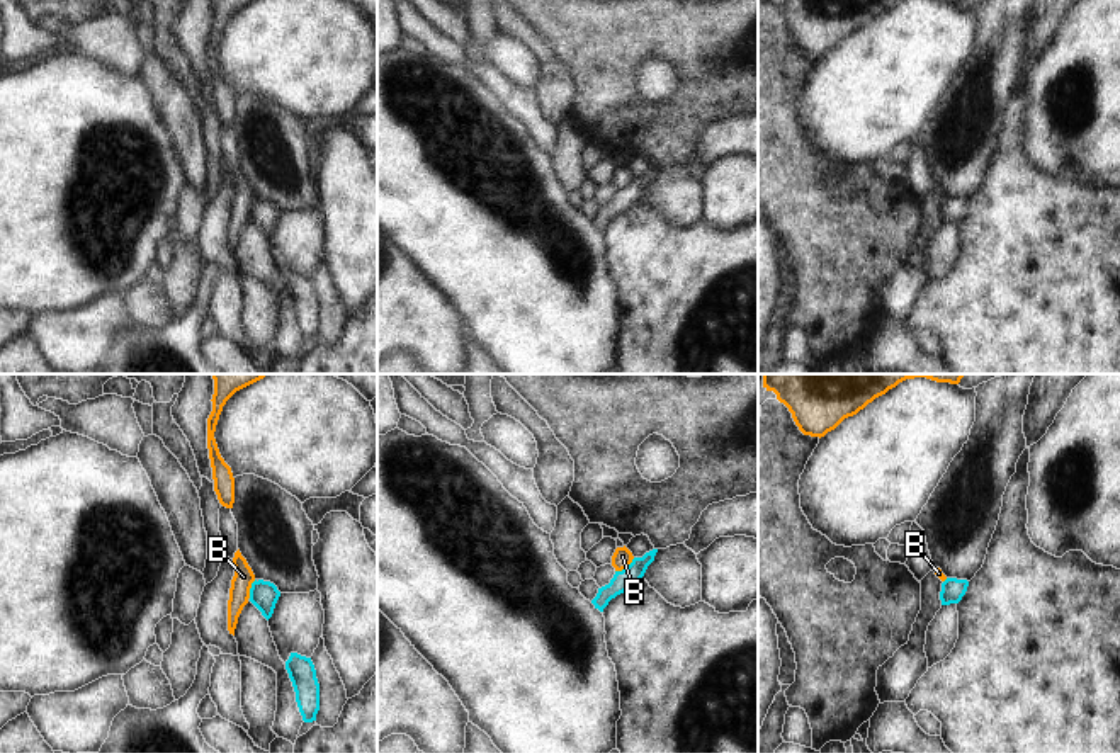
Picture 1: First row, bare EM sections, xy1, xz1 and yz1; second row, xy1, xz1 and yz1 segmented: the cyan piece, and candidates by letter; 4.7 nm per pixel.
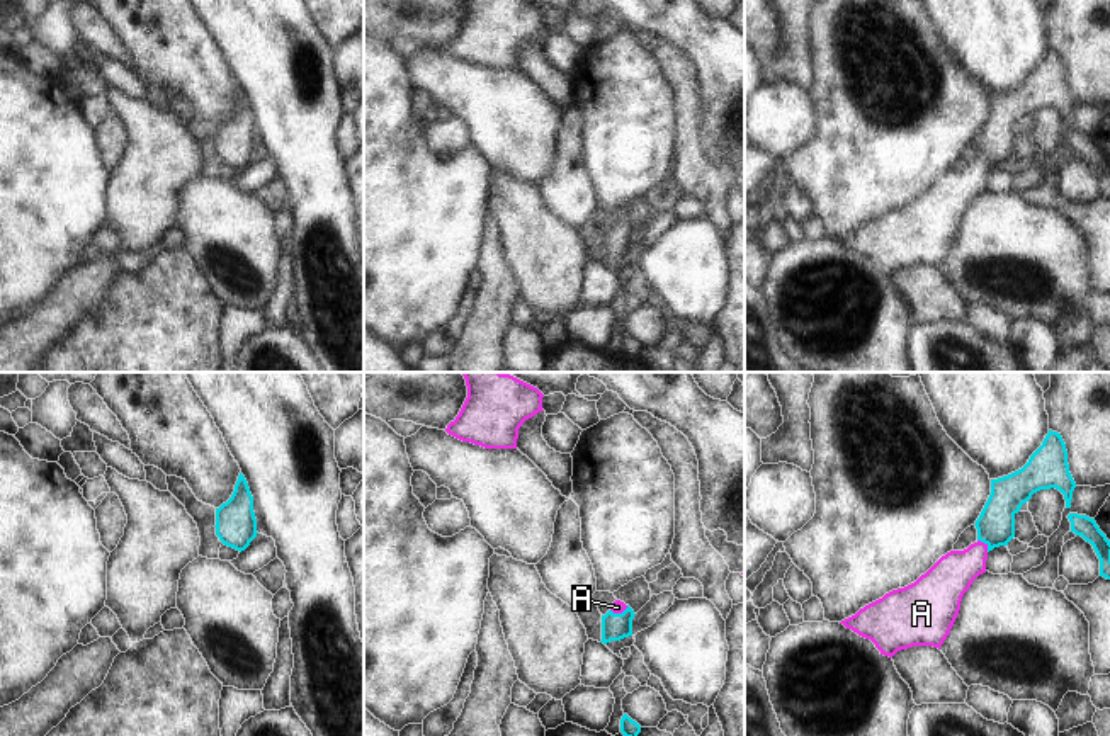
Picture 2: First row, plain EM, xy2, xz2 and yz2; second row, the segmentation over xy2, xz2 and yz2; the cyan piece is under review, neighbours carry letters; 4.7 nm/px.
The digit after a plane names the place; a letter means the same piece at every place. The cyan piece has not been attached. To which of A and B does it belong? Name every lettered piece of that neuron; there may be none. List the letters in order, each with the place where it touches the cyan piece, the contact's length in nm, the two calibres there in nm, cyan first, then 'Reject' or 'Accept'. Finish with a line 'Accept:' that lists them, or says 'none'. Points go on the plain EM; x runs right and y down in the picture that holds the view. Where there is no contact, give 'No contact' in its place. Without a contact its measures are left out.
A: Touches cyan at yz2 (985, 162). Shared border 80 nm. Thickness 180 nm (cyan) against 200 nm. Accept
B: Touches cyan at xz1 (626, 187). Shared border 120 nm. Thickness 100 nm (cyan) against 90 nm. Reject
Accept: A.

